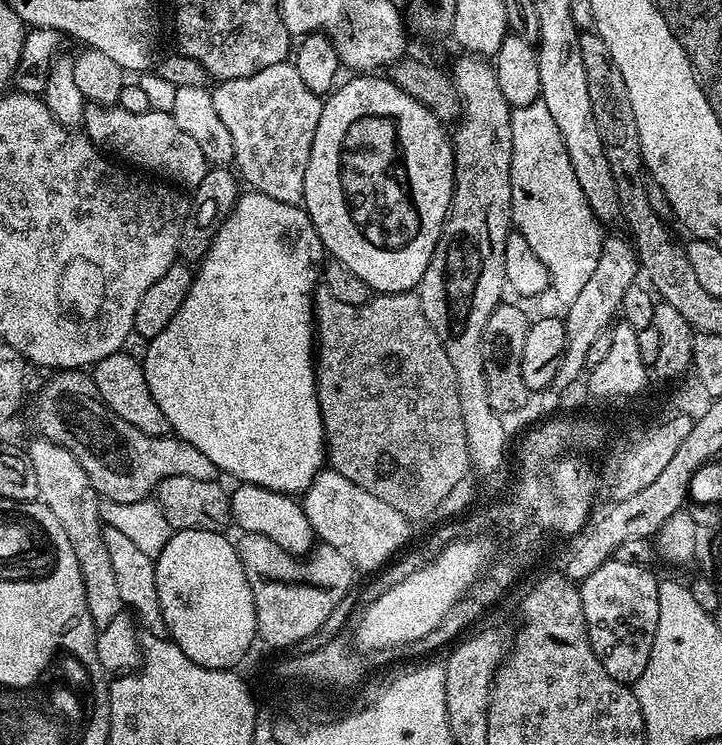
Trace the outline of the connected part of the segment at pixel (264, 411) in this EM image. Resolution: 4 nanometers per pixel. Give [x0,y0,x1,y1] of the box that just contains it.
[142,190,326,556]

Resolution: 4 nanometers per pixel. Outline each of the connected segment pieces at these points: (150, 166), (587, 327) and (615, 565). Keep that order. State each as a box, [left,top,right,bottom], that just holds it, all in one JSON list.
[[82,106,210,190],[562,235,638,332],[578,559,661,686]]

